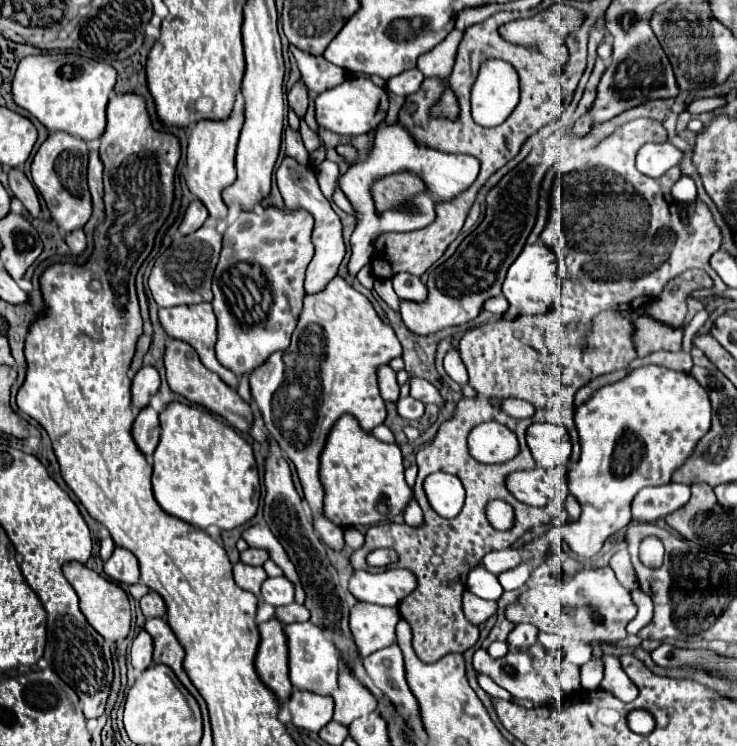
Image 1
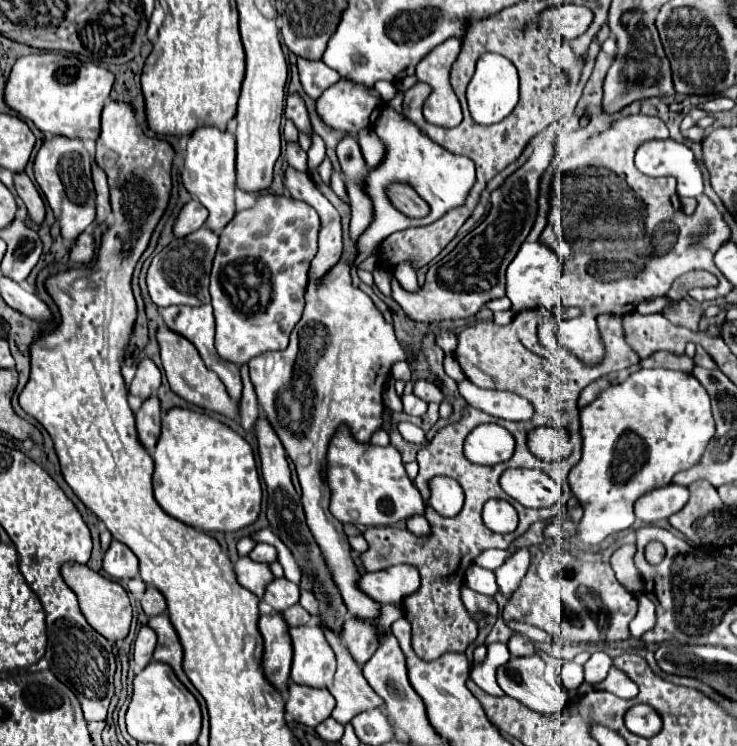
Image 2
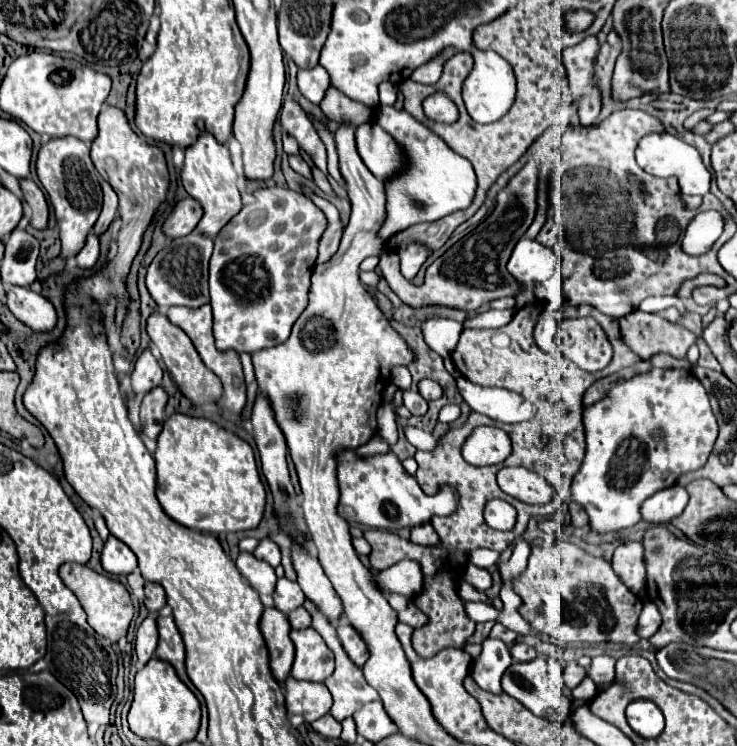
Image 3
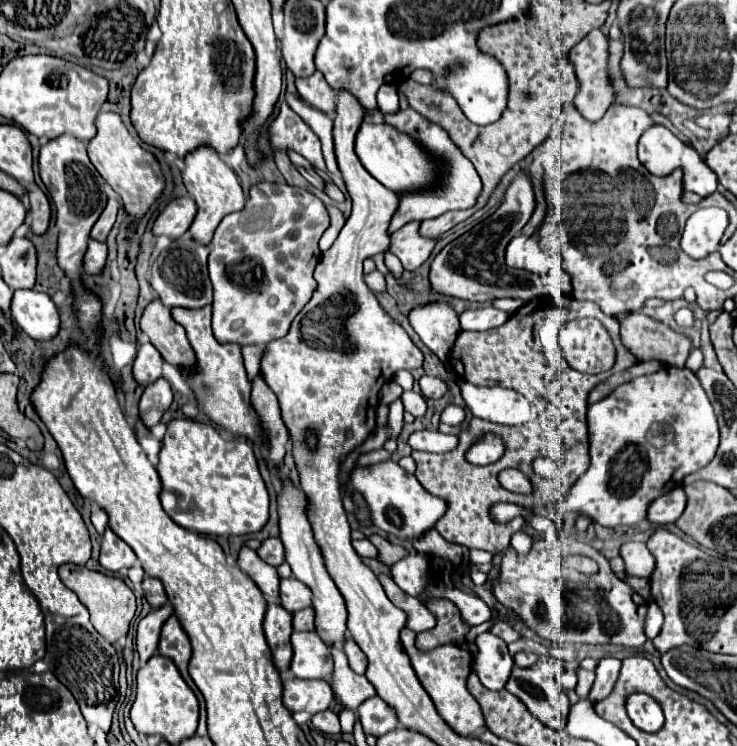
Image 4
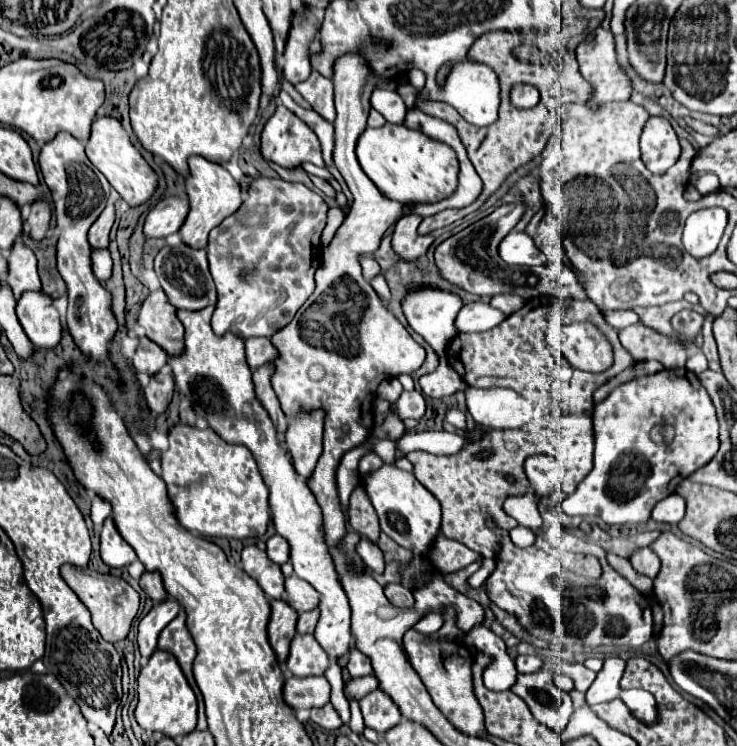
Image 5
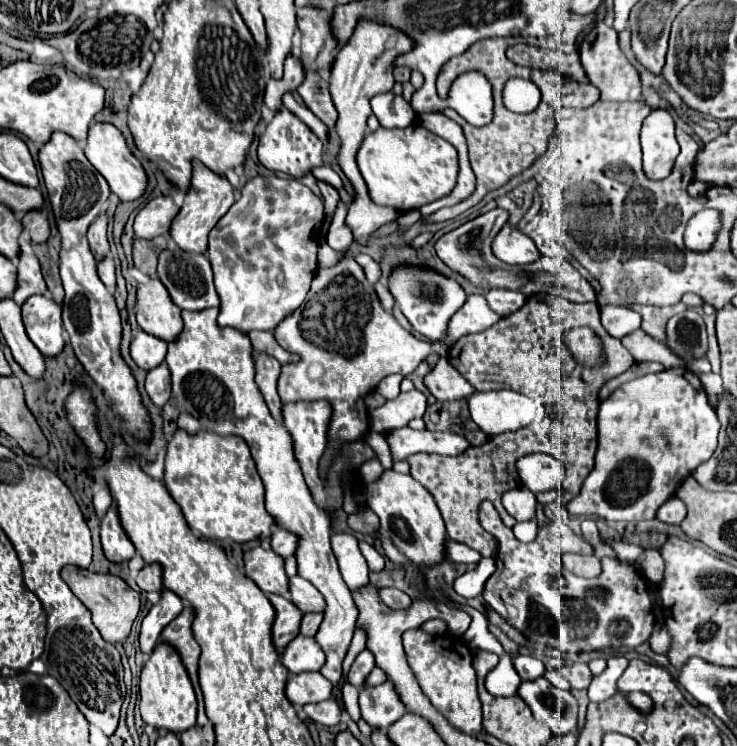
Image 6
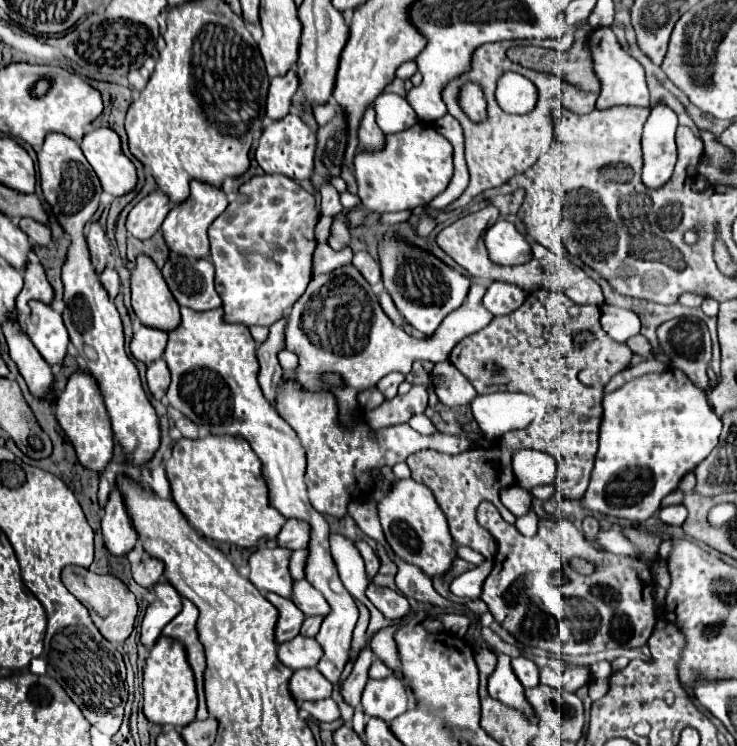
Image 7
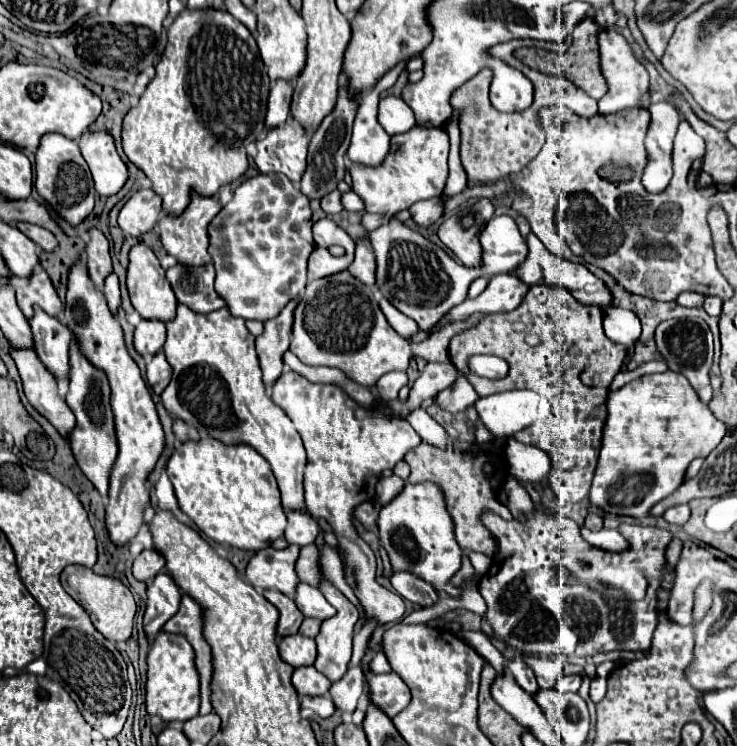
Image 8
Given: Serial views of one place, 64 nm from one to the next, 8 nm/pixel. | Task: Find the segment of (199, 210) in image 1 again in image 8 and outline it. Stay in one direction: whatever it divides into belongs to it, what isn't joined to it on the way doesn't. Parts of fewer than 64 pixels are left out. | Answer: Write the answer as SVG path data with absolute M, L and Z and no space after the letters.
M154 190L134 192L118 212L118 226L130 236L142 236L152 230L162 212L162 200Z

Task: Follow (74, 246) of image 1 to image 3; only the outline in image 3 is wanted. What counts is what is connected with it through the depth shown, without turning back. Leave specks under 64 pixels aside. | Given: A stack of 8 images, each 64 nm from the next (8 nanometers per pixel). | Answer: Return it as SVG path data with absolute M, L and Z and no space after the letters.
M90 232L86 238L86 246L76 256L76 264L84 270L90 270L96 266L98 258L100 258L100 242L98 242L98 236L94 232Z

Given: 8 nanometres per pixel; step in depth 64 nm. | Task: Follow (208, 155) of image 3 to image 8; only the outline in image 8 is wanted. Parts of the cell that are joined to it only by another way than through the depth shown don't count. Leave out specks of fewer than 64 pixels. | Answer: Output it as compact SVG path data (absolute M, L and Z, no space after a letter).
M192 196L192 202L188 204L188 208L180 214L180 216L162 216L160 220L160 238L162 238L162 246L164 250L174 256L180 264L184 266L204 266L208 264L212 258L208 254L208 224L212 222L212 218L220 212L220 204L216 198L202 198L202 196Z

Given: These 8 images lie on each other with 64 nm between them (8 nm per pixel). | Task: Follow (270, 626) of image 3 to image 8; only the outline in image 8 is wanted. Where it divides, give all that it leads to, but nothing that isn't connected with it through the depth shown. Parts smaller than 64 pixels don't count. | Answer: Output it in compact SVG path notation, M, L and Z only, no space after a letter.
M264 590L264 596L278 608L280 612L280 620L278 620L278 636L290 636L296 634L304 616L302 612L296 608L294 600L284 596L278 590Z

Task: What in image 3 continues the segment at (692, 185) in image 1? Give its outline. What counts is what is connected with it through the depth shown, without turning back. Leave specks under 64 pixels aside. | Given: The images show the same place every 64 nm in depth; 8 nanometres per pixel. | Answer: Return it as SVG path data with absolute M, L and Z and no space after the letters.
M662 132L662 134L648 134L640 140L638 148L636 148L636 160L640 164L640 168L644 168L648 174L652 176L676 176L678 182L680 182L680 190L682 194L698 194L698 196L704 196L710 192L710 180L712 180L712 174L710 170L704 166L698 150L690 144L686 144L684 140L668 134L668 132Z

